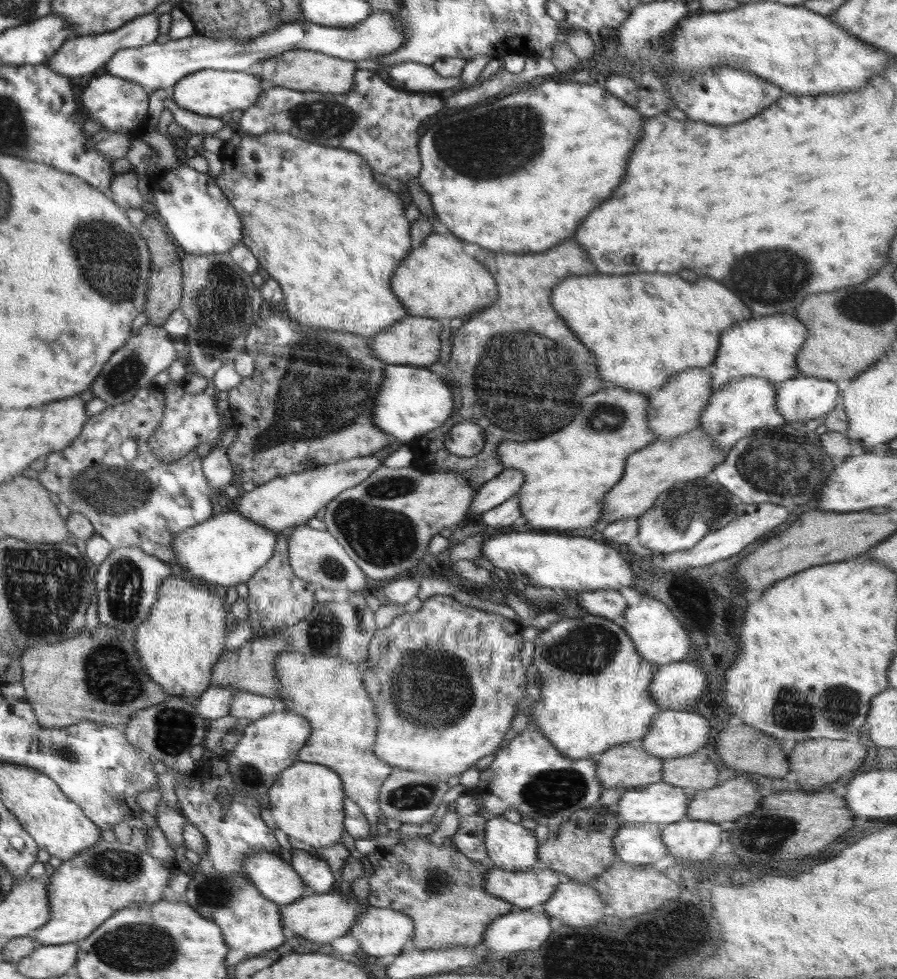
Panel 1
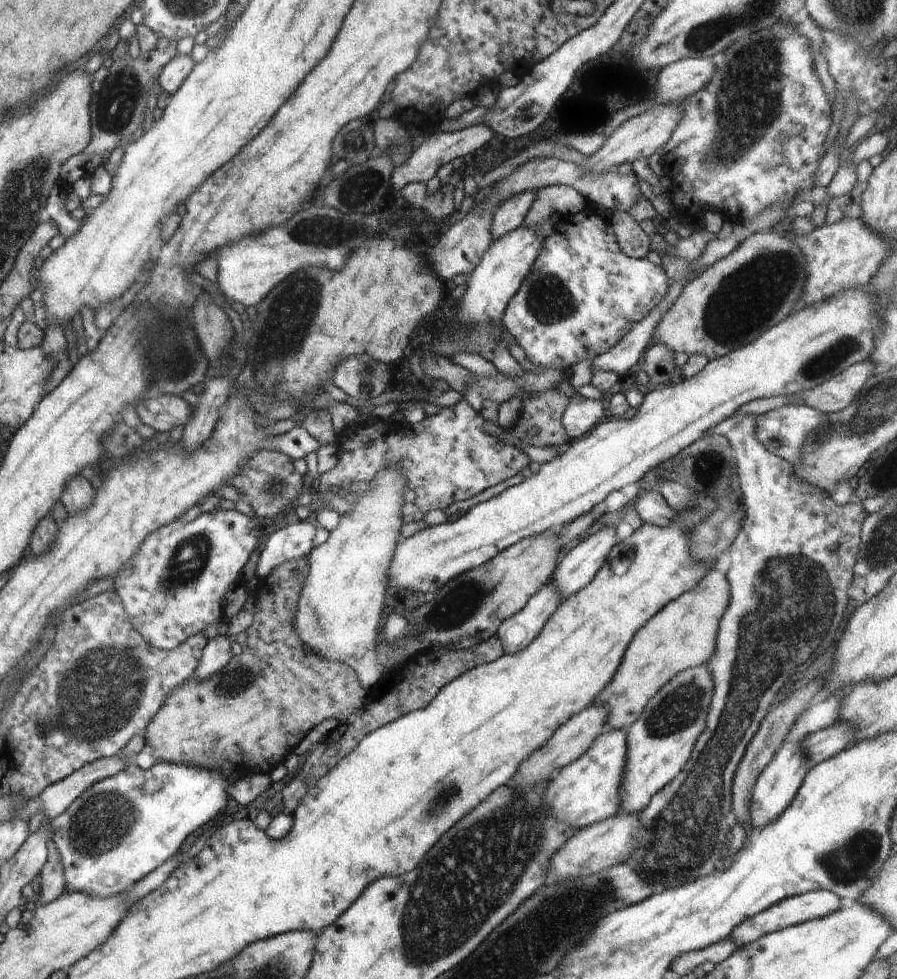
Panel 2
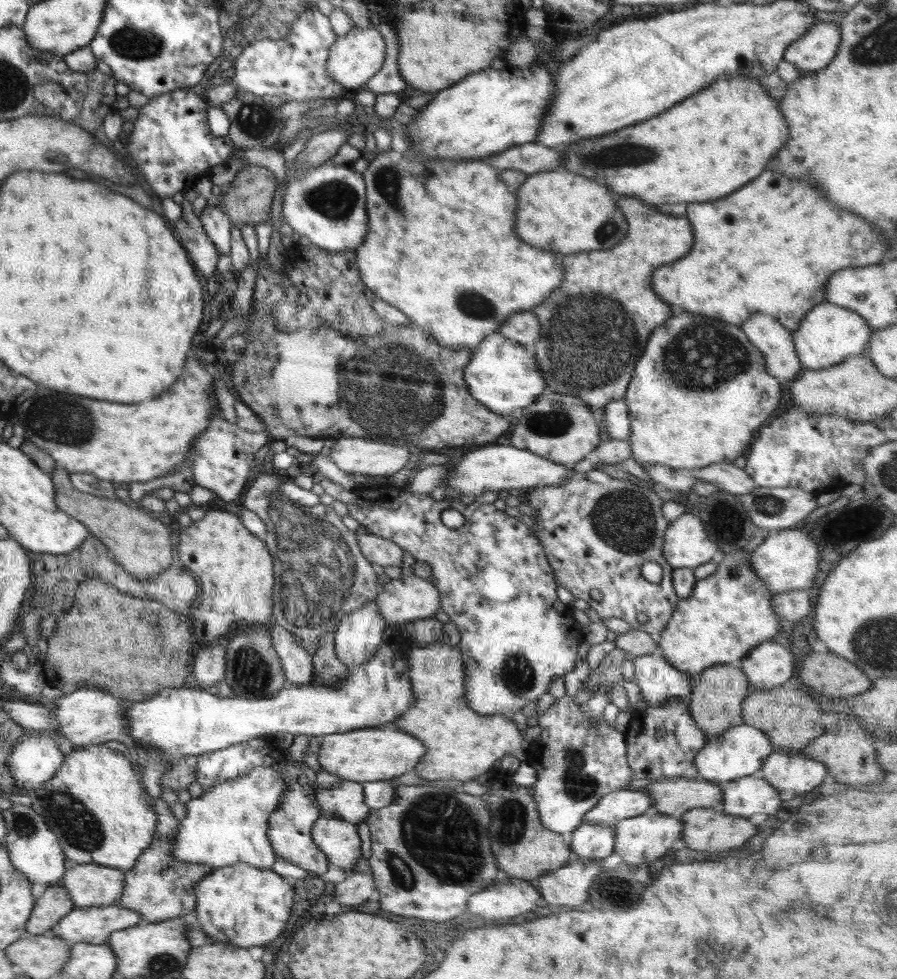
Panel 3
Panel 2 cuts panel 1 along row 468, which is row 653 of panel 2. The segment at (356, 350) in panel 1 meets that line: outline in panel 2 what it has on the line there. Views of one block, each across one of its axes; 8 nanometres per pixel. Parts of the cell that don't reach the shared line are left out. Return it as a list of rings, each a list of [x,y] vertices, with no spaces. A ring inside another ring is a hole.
[[[304,557],[301,559],[289,560],[282,566],[275,568],[270,574],[260,578],[257,593],[255,594],[256,602],[252,625],[240,638],[238,638],[240,645],[243,647],[240,654],[238,653],[234,658],[230,659],[224,665],[224,668],[221,668],[214,674],[208,675],[206,678],[199,679],[198,677],[190,677],[186,682],[175,686],[170,691],[170,694],[164,699],[162,706],[158,709],[158,712],[156,712],[154,718],[145,728],[145,742],[150,745],[150,748],[152,748],[156,761],[174,763],[177,765],[190,765],[207,771],[219,771],[220,773],[225,773],[228,777],[236,777],[235,780],[238,780],[238,777],[256,773],[264,773],[270,776],[272,770],[274,770],[279,764],[283,763],[286,756],[293,752],[297,747],[297,744],[302,742],[304,737],[317,724],[320,724],[326,719],[336,719],[341,723],[353,712],[362,708],[362,705],[365,703],[367,691],[361,685],[356,672],[349,667],[349,664],[341,663],[340,661],[329,661],[328,659],[323,659],[311,651],[304,649],[298,635],[295,634],[293,616],[298,602],[300,587],[306,578],[307,572],[308,559],[307,557]]]

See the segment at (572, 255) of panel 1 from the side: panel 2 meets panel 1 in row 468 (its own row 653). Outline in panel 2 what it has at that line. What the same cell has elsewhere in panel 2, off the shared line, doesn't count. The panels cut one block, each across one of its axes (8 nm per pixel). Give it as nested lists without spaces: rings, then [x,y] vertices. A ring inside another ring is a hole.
[[[494,635],[484,640],[480,644],[474,645],[468,650],[449,651],[448,649],[438,649],[437,651],[422,650],[412,656],[406,662],[394,666],[376,684],[373,684],[367,691],[365,703],[362,708],[353,712],[347,719],[344,719],[338,726],[325,735],[325,738],[316,743],[316,746],[308,752],[308,756],[303,757],[298,770],[285,781],[282,789],[284,812],[292,815],[297,807],[302,795],[307,792],[307,780],[316,775],[323,777],[327,771],[332,770],[342,758],[368,734],[378,730],[379,727],[400,718],[406,713],[426,708],[432,699],[449,682],[457,679],[466,671],[494,662],[504,654],[500,639]]]

